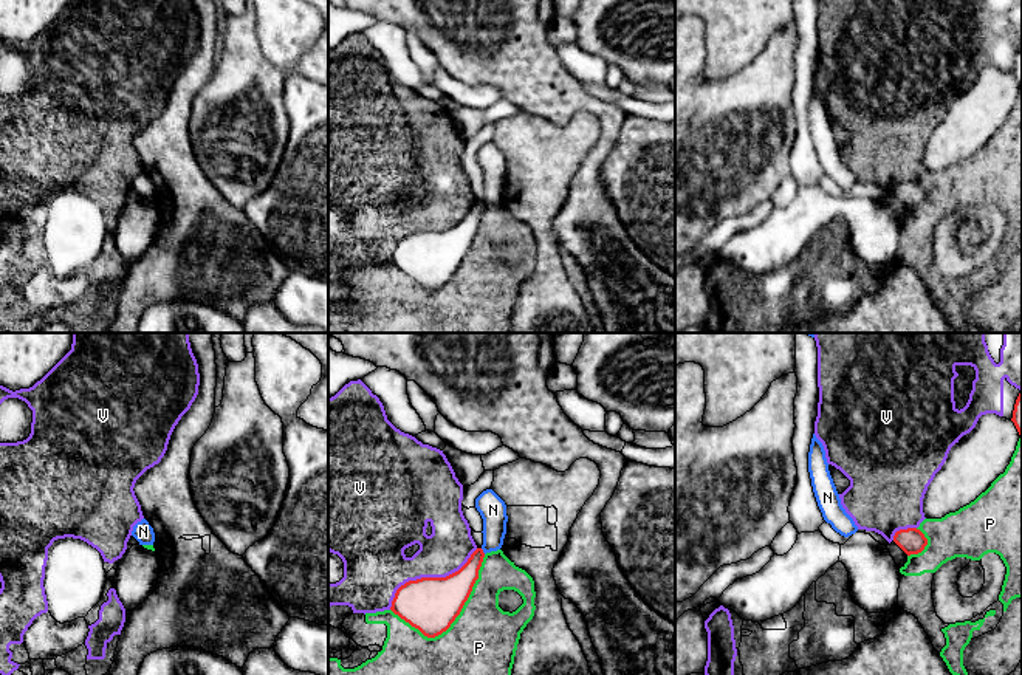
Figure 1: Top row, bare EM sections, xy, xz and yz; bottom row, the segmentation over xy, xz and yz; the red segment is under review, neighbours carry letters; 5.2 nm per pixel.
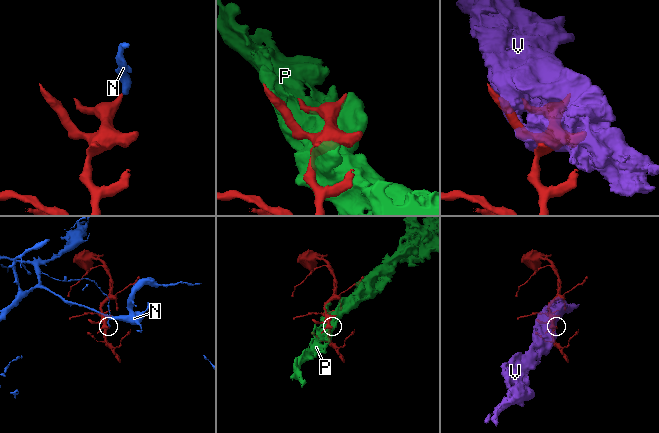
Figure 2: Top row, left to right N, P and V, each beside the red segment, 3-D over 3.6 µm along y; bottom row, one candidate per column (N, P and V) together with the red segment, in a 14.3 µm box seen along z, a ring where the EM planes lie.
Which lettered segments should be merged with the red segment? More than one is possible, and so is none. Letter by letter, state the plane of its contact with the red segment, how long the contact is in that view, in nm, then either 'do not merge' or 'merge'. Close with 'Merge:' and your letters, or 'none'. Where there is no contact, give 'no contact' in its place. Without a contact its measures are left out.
N: xz | 40 nm | do not merge
P: xz | 550 nm | do not merge
V: xz | 550 nm | do not merge
Merge: none

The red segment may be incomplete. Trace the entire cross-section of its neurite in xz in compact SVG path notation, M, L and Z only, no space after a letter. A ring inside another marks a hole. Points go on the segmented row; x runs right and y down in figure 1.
M477 548L458 571L446 577L406 582L396 590L390 610L427 638L441 635L468 601L483 557L483 550Z

